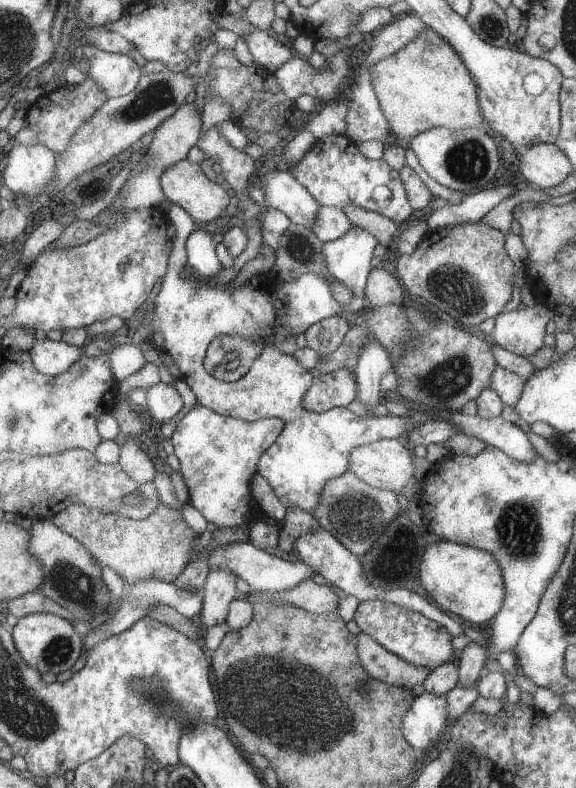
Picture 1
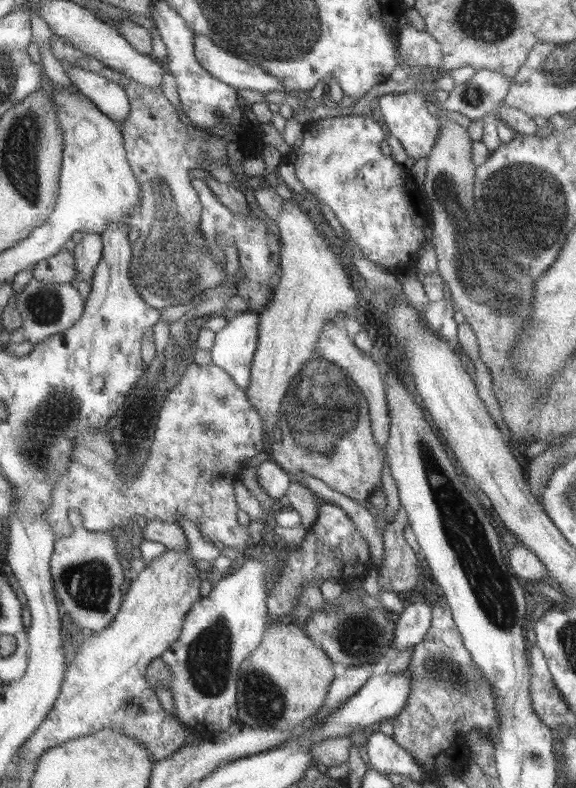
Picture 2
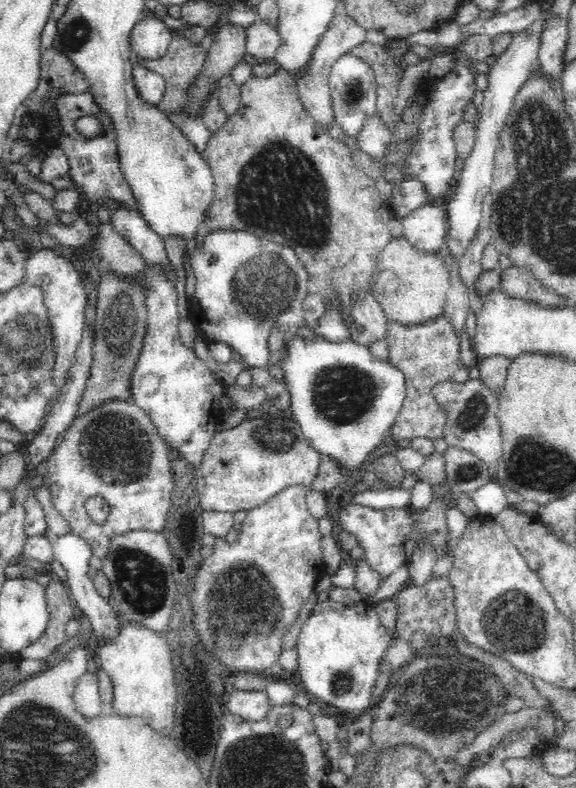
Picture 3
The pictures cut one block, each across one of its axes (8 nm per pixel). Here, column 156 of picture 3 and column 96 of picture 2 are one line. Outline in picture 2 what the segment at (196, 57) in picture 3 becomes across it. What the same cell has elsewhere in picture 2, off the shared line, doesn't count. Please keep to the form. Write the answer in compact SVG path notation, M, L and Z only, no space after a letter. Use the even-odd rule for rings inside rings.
M58 36L51 37L51 51L61 62L79 66L84 70L94 71L102 77L116 82L125 89L131 100L129 115L126 116L120 129L124 134L125 151L128 153L129 163L132 165L133 173L137 176L141 185L141 204L136 214L136 230L140 235L133 244L133 259L131 260L131 278L138 285L141 296L152 306L166 308L174 304L188 302L194 294L200 294L206 290L212 290L221 283L224 274L226 259L222 253L224 249L214 242L208 242L202 235L201 219L204 208L201 205L199 194L193 187L193 179L188 175L188 170L201 168L206 160L212 164L222 162L226 164L227 150L226 141L220 136L209 133L198 133L198 137L190 136L186 128L187 121L183 115L174 108L172 103L164 97L158 88L146 88L136 83L136 80L124 76L122 72L108 68L96 57L84 54L73 44L66 42Z

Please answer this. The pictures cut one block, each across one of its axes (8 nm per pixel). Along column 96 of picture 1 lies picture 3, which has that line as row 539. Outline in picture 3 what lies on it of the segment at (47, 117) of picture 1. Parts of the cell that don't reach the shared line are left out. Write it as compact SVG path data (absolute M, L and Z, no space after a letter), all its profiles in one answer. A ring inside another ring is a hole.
M133 402L130 404L106 404L102 403L100 407L93 408L88 415L80 416L78 420L74 420L68 426L63 437L61 437L57 448L53 451L53 454L45 461L42 466L42 470L49 476L50 479L50 491L52 494L52 501L54 508L67 520L70 525L71 531L78 535L81 539L90 543L90 548L93 552L93 556L103 560L108 554L109 543L114 536L128 534L130 531L150 531L161 532L166 524L166 514L168 514L168 508L171 506L172 488L174 488L174 480L172 478L172 470L170 469L170 458L168 457L168 447L162 436L159 436L158 430L155 428L154 421L152 421L146 412L139 406L136 406ZM92 497L102 497L110 505L110 511L106 520L101 524L96 524L84 508L84 503Z

